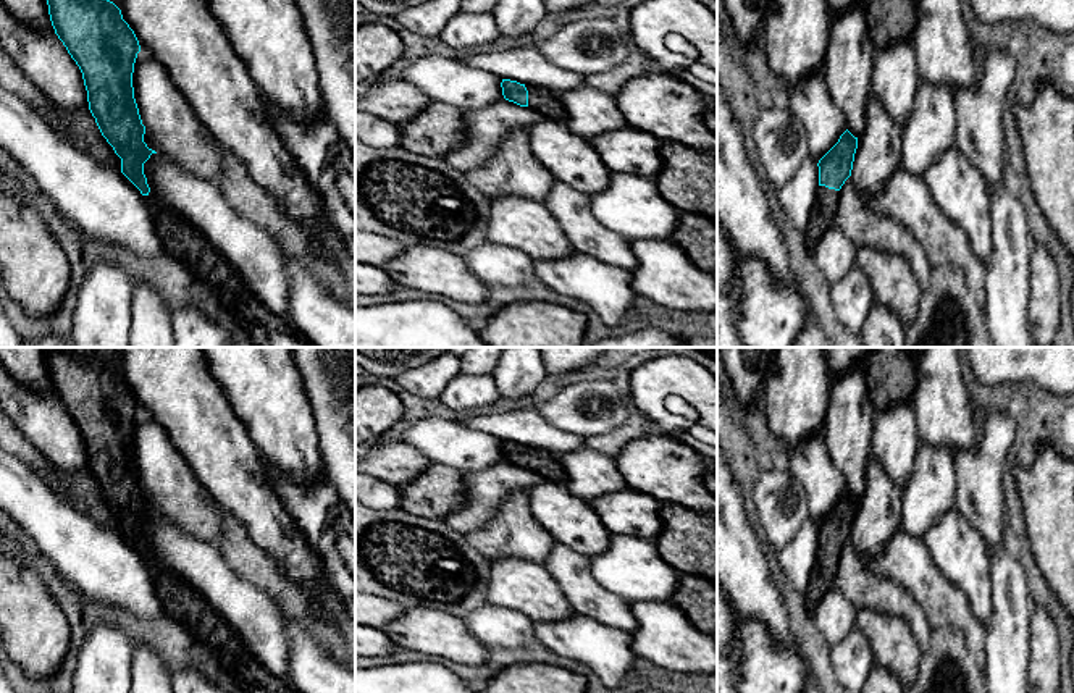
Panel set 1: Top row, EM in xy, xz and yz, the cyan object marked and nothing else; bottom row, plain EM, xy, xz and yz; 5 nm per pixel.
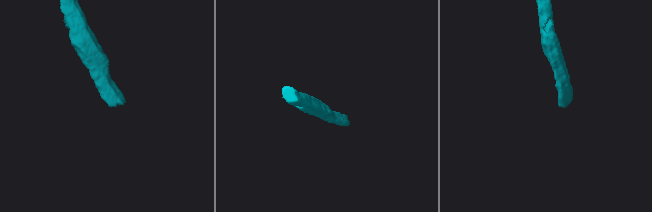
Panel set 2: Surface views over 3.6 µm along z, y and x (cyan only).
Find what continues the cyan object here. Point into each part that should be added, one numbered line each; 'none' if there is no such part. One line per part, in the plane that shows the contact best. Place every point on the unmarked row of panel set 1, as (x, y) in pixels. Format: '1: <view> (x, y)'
1: xz (546, 464)

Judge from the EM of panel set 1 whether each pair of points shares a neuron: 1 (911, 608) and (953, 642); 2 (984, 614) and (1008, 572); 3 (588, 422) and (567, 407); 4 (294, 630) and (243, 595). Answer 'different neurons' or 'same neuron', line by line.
1: different neurons
2: different neurons
3: same neuron
4: different neurons

